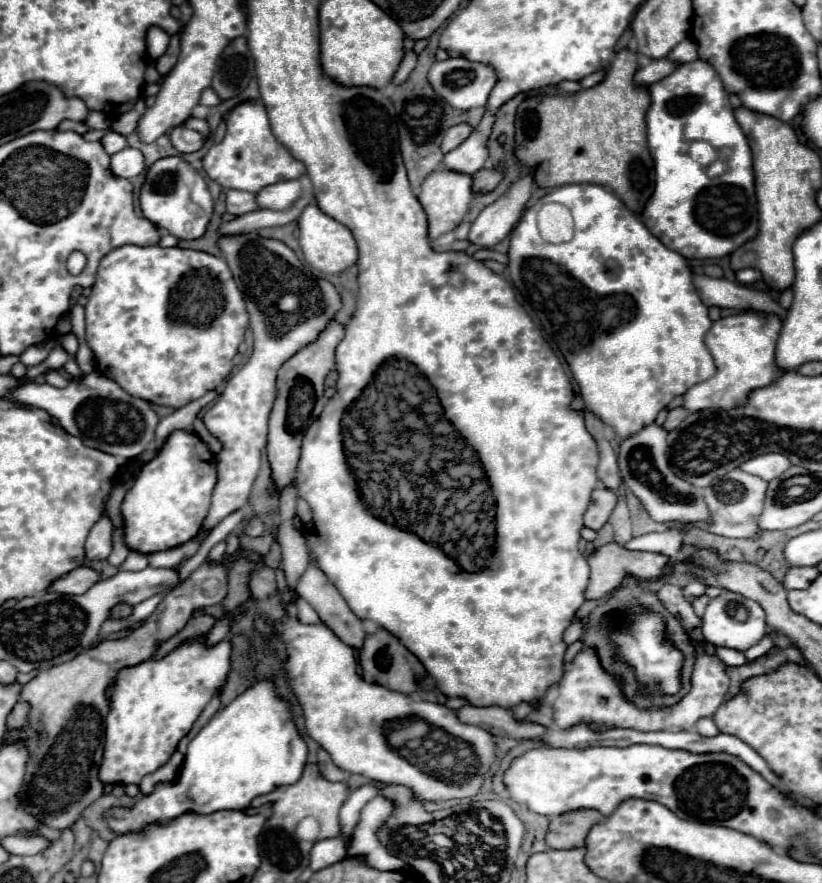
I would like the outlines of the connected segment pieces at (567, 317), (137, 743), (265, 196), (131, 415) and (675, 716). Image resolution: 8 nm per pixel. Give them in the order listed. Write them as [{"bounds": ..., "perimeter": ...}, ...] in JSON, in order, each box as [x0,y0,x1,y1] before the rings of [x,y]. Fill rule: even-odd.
[{"bounds":[508,184,714,438],"perimeter":[[[566,184],[548,192],[544,198],[540,198],[532,208],[528,208],[524,212],[524,216],[520,218],[520,222],[516,224],[516,228],[510,234],[510,250],[508,250],[508,270],[510,270],[510,278],[514,282],[514,286],[520,290],[520,294],[526,298],[526,302],[530,300],[530,306],[534,308],[540,324],[544,326],[546,334],[558,344],[560,352],[564,354],[574,380],[580,386],[580,396],[586,404],[586,410],[594,410],[594,414],[598,414],[598,418],[602,418],[602,422],[606,422],[606,426],[610,426],[618,438],[630,438],[634,434],[638,434],[638,430],[642,430],[644,426],[652,424],[658,416],[658,412],[668,406],[676,396],[684,394],[690,386],[704,382],[706,378],[714,376],[714,360],[710,358],[710,352],[706,350],[704,344],[704,336],[712,326],[712,320],[708,318],[708,308],[702,304],[702,300],[698,298],[694,284],[692,284],[692,272],[686,264],[686,260],[666,248],[656,236],[650,234],[650,230],[624,206],[624,202],[610,190],[604,190],[604,186],[598,184]],[[546,202],[560,202],[564,206],[568,206],[572,210],[574,216],[574,238],[570,242],[562,242],[562,244],[550,244],[546,242],[540,232],[538,232],[538,224],[536,224],[536,216],[542,204]]]},{"bounds":[98,636,232,784],"perimeter":[[[206,636],[186,640],[172,652],[168,652],[164,658],[148,658],[146,662],[140,662],[138,666],[126,666],[118,678],[114,678],[114,686],[106,690],[106,698],[110,698],[110,714],[106,716],[106,754],[102,758],[102,766],[98,768],[98,778],[102,778],[102,784],[136,784],[142,782],[146,774],[152,774],[174,754],[178,748],[178,742],[190,732],[192,724],[196,722],[198,714],[202,714],[202,706],[210,702],[214,696],[214,690],[224,690],[232,662],[232,642],[222,640],[214,646],[206,646]]]},{"bounds":[258,182,304,210],"perimeter":[[[278,182],[258,192],[258,204],[268,210],[288,210],[298,198],[302,198],[302,194],[304,190],[300,182]]]},{"bounds":[6,372,160,458],"perimeter":[[[98,372],[86,374],[80,380],[72,380],[66,388],[54,388],[46,382],[26,382],[14,388],[6,398],[10,402],[46,410],[62,424],[68,434],[80,438],[86,446],[124,458],[134,458],[148,448],[148,444],[154,440],[154,430],[160,420],[150,402],[126,394],[126,390],[122,390],[112,378],[106,378]]]},{"bounds":[554,640,730,730],"perimeter":[[[690,640],[694,646],[694,666],[690,674],[690,692],[682,696],[680,702],[672,706],[660,708],[638,708],[624,696],[624,684],[610,672],[606,672],[600,664],[596,648],[584,646],[576,658],[570,662],[566,674],[562,676],[562,684],[558,682],[556,698],[554,698],[554,724],[562,730],[566,726],[574,726],[574,722],[590,722],[590,726],[618,726],[618,728],[632,728],[632,730],[690,730],[698,718],[712,716],[718,706],[724,702],[726,692],[730,688],[730,676],[726,666],[710,656],[700,642]]]}]

